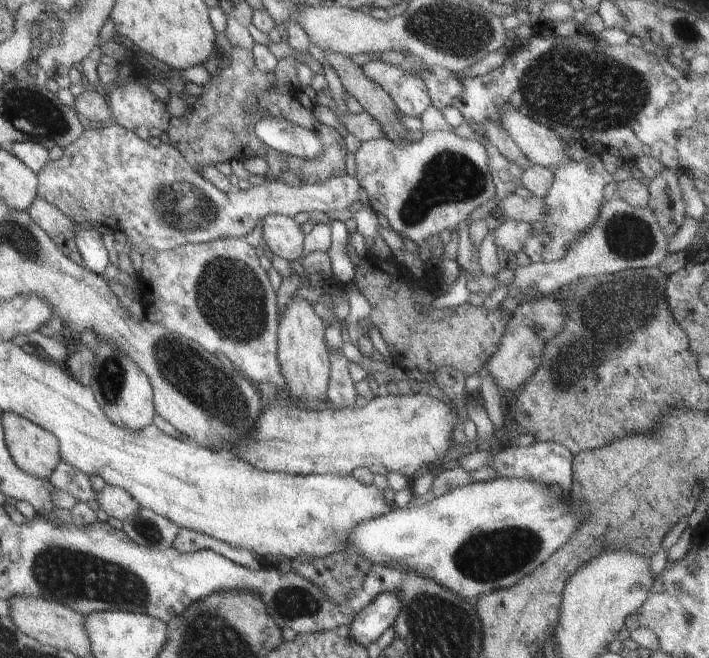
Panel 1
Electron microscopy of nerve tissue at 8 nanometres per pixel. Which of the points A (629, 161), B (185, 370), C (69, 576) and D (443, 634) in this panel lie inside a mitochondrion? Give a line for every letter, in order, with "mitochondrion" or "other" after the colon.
A: other
B: mitochondrion
C: mitochondrion
D: mitochondrion

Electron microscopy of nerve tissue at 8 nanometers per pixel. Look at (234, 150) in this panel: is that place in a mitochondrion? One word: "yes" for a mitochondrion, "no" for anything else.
no

